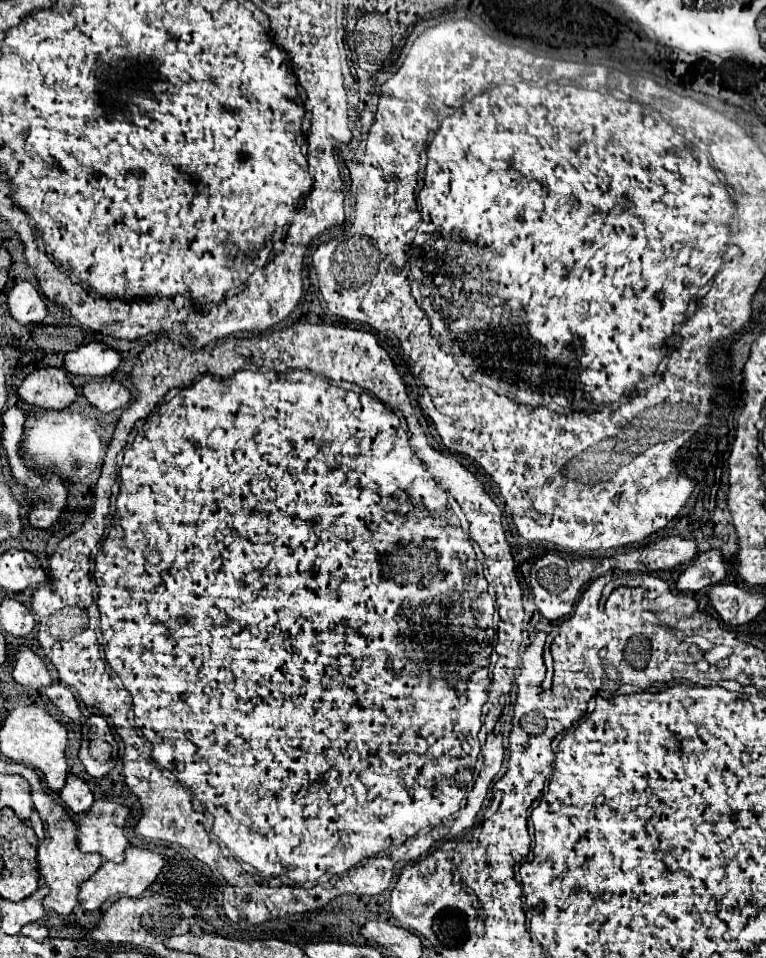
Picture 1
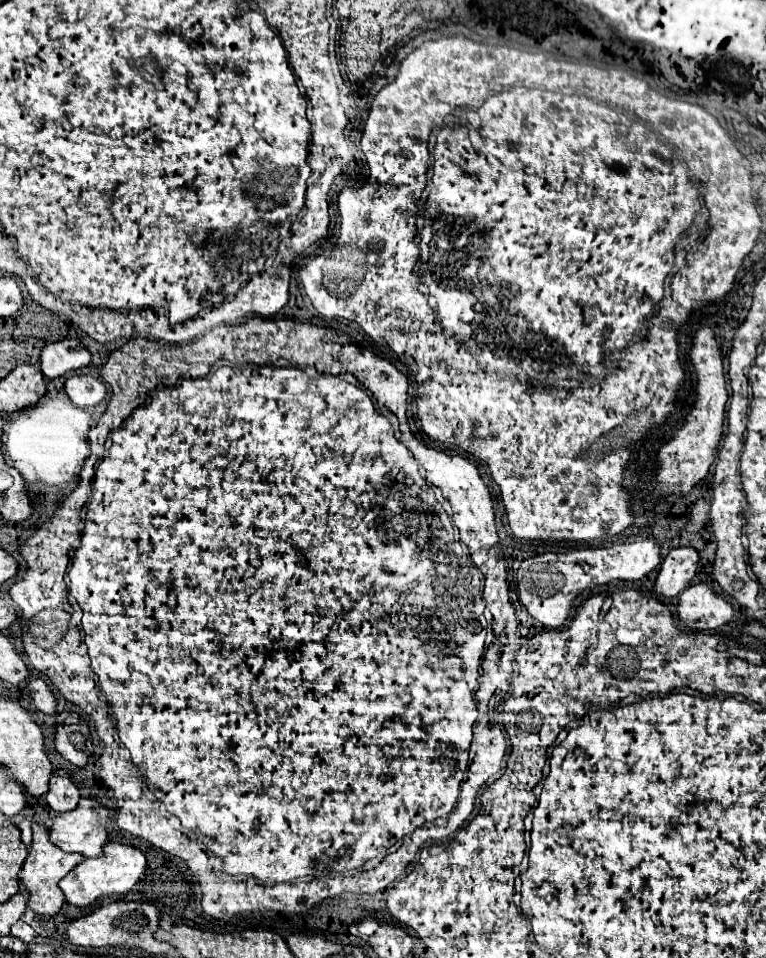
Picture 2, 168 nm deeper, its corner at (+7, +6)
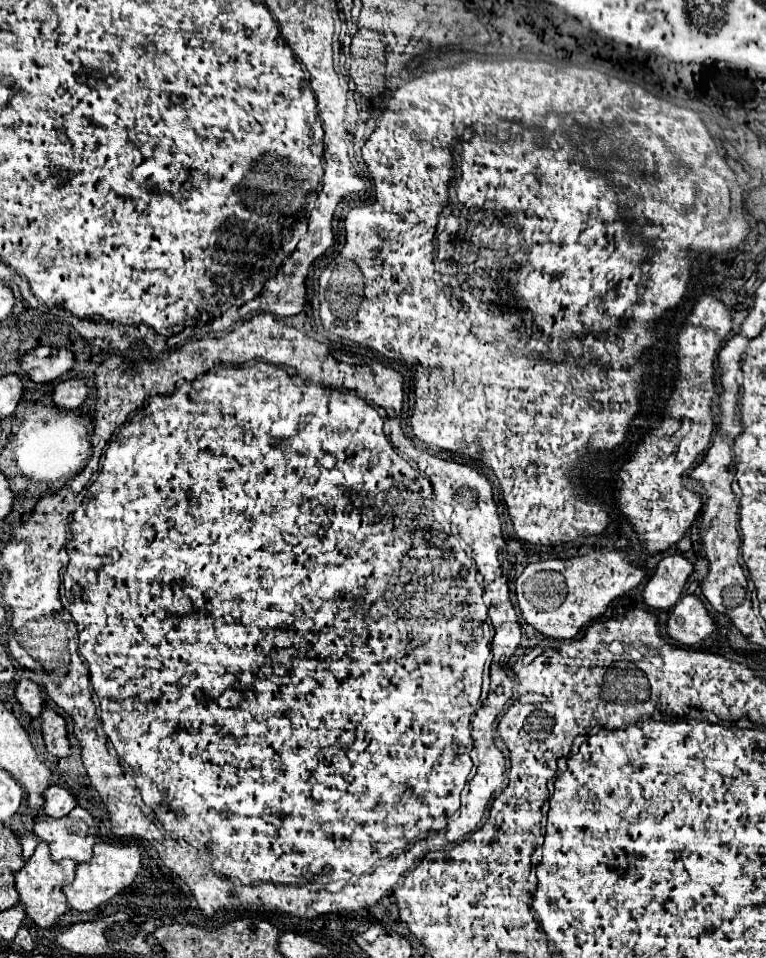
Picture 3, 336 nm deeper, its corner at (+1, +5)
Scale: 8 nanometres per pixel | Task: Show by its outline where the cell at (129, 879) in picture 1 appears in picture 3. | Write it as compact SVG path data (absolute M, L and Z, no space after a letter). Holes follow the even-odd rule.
M97 843L93 847L91 861L79 863L75 871L75 881L71 885L63 887L63 895L67 897L67 903L75 911L91 911L99 907L101 903L109 901L117 893L121 893L125 887L129 887L141 867L141 853L137 845L109 845L109 843Z

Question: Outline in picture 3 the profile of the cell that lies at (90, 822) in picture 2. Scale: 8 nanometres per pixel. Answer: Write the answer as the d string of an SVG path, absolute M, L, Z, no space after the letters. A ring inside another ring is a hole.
M75 807L61 819L37 821L31 833L49 845L51 859L73 859L75 863L83 863L91 859L97 823L85 809Z

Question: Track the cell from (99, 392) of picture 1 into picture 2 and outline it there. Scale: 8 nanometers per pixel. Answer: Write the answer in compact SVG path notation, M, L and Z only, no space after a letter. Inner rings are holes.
M71 376L71 378L67 378L65 380L65 392L71 398L71 402L81 406L81 408L97 406L107 396L105 384L93 376Z

